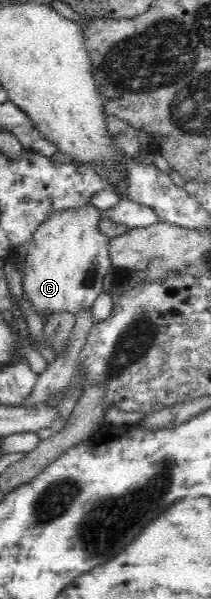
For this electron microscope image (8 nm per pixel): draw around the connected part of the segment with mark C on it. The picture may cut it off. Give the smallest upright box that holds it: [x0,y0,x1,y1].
[23,202,110,322]

